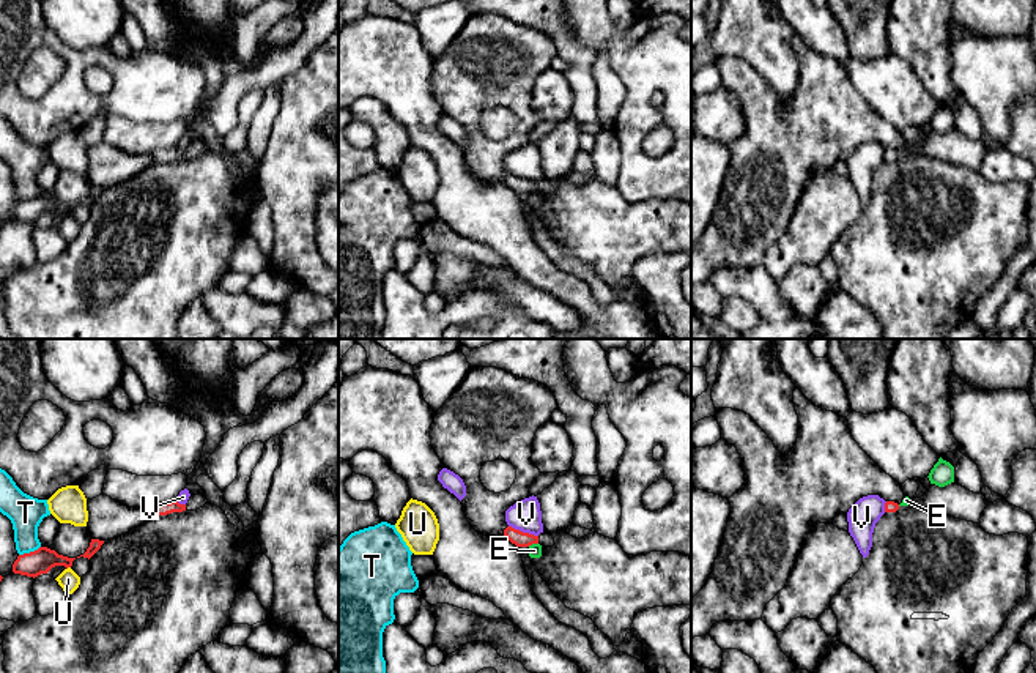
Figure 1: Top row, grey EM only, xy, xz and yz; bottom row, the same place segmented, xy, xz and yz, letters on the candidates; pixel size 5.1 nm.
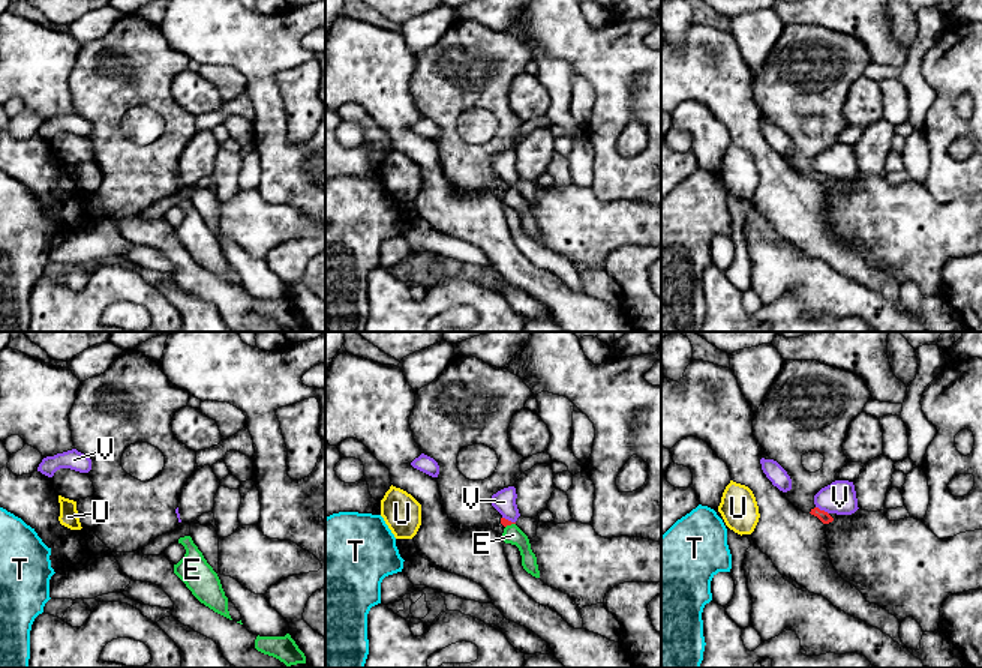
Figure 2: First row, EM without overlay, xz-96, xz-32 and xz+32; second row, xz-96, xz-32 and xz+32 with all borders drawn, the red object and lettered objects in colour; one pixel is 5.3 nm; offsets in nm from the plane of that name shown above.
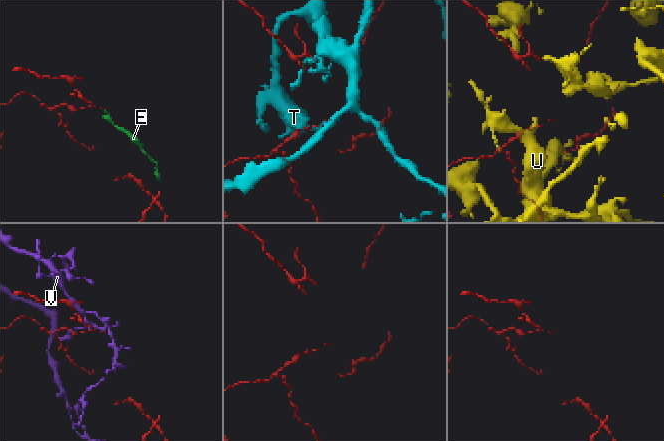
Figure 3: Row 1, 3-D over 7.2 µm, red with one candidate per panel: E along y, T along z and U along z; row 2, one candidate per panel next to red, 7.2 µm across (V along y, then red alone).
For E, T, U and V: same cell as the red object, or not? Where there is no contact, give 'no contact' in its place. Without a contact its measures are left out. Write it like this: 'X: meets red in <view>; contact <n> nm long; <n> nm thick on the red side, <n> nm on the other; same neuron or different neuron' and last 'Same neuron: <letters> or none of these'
E: meets red in xz; contact 60 nm long; 80 nm thick on the red side, 70 nm on the other; different neuron
T: meets red in xy; contact 120 nm long; 130 nm thick on the red side, 180 nm on the other; different neuron
U: meets red in xy; contact 30 nm long; 130 nm thick on the red side, 100 nm on the other; different neuron
V: meets red in xz; contact 160 nm long; 80 nm thick on the red side, 160 nm on the other; different neuron
Same neuron: none of these

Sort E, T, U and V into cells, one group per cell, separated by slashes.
E V / T / U

